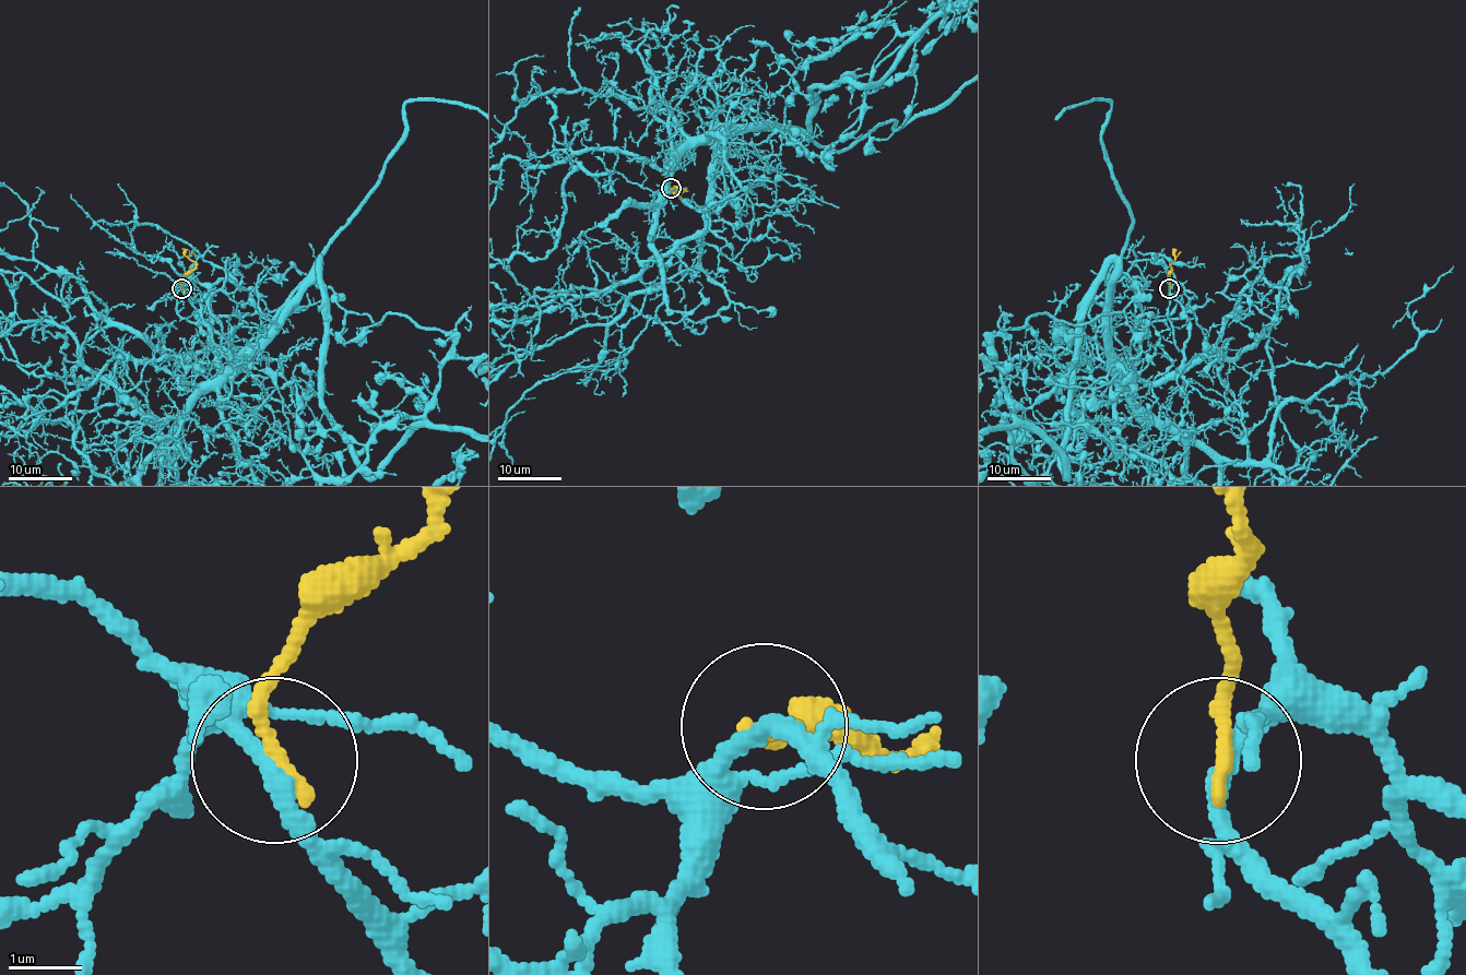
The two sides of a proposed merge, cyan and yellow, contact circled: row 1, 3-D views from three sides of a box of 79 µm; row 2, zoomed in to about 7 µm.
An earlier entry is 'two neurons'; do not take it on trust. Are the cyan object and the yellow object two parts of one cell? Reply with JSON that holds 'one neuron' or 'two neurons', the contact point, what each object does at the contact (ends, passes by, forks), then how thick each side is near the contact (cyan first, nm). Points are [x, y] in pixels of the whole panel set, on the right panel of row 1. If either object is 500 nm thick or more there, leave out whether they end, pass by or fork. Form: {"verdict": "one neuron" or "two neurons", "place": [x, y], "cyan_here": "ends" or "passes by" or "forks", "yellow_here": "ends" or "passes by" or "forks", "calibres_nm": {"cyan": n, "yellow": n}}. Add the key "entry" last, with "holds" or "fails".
{"verdict": "one neuron", "place": [1169, 288], "cyan_here": "passes by", "yellow_here": "ends", "calibres_nm": {"cyan": 240, "yellow": 240}, "entry": "fails"}

